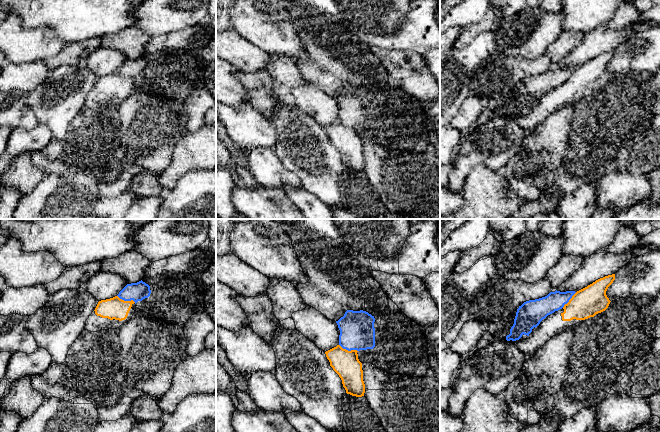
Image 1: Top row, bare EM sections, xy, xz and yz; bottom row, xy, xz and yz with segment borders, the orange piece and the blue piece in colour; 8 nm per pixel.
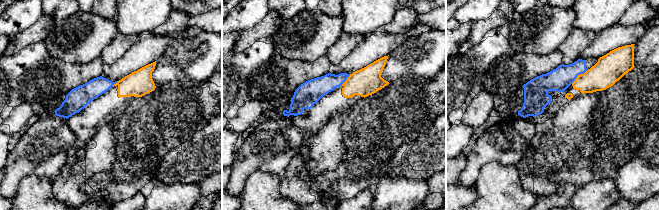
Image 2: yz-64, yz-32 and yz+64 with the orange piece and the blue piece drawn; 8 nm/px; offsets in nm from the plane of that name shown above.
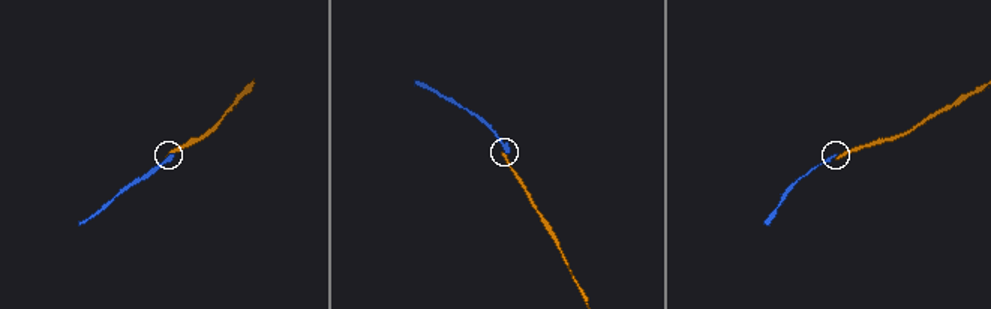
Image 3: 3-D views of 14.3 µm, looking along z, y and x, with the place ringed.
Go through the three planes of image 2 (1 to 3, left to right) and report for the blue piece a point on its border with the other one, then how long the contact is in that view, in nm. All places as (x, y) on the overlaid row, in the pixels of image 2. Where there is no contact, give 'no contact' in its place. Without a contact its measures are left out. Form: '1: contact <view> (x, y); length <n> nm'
1: contact yz-64 (116, 83); length 70 nm
2: contact yz-32 (346, 80); length 120 nm
3: contact yz+64 (578, 75); length 170 nm

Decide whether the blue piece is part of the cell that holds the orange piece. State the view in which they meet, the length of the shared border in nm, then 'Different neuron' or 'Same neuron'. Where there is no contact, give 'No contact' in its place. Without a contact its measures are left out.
Touches orange in xz. Shared border 160 nm. Different neuron

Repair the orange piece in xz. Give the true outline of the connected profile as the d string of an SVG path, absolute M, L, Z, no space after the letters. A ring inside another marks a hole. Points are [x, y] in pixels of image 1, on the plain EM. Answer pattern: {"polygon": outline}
{"polygon": "M340 121L325 128L330 142L339 151L347 170L362 173L365 169L362 139L357 126L348 127Z"}

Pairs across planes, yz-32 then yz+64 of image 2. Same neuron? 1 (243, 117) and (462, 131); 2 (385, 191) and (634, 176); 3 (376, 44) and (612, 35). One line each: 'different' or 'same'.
1: different
2: same
3: same

